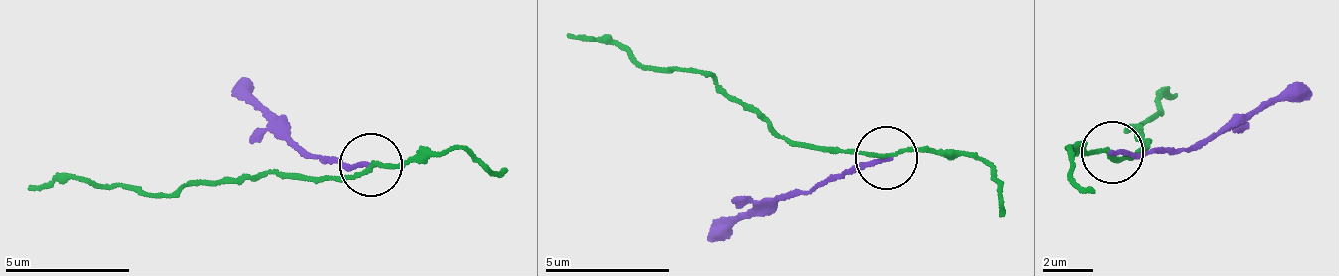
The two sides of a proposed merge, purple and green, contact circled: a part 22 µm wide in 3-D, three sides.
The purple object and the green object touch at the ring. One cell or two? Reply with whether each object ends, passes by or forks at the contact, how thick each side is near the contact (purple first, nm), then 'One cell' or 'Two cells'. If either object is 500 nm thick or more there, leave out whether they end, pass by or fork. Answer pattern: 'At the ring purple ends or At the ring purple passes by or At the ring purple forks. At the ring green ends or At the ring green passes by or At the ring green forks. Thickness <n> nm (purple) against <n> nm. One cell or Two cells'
At the ring purple ends. At the ring green passes by. Thickness 180 nm (purple) against 130 nm. Two cells

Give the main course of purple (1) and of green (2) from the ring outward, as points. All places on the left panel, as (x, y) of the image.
1: (370, 162), (327, 162), (316, 153), (285, 146), (238, 82)
2: (367, 164), (339, 178), (283, 170), (168, 194), (56, 176), (28, 188)

